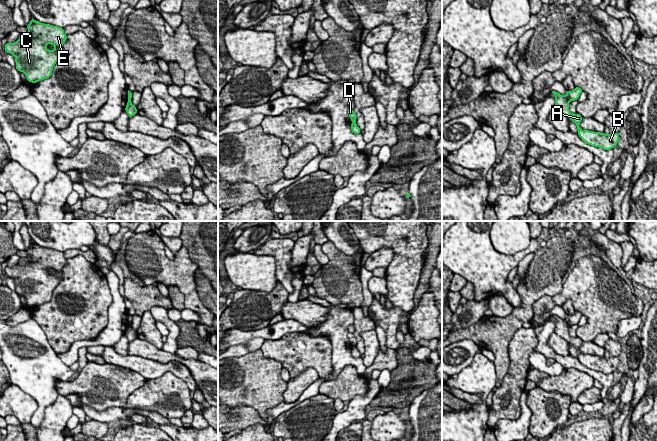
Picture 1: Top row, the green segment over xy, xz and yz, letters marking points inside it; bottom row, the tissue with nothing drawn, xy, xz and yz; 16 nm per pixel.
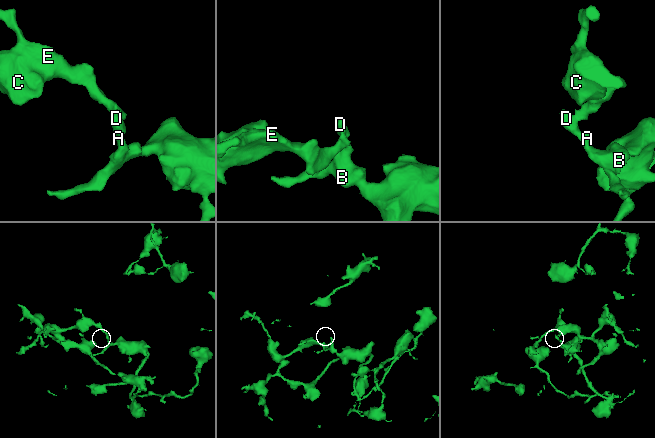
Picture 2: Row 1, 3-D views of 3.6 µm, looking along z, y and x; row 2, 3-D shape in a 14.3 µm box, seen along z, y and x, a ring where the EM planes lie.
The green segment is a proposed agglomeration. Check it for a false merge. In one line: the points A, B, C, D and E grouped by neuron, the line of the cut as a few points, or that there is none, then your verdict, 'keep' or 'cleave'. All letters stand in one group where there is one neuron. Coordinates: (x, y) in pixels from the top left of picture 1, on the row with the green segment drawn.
A B D / C E | yz (565, 96), (569, 101) | cleave

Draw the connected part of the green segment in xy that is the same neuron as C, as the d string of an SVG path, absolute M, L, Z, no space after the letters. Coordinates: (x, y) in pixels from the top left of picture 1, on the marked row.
M33 18L27 29L29 32L20 34L17 42L7 42L4 51L14 55L15 68L26 75L27 81L37 83L51 76L67 35L63 28Z

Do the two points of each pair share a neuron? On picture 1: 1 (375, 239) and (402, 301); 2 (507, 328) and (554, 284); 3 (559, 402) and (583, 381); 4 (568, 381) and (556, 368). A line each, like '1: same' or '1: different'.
1: same
2: same
3: different
4: different

